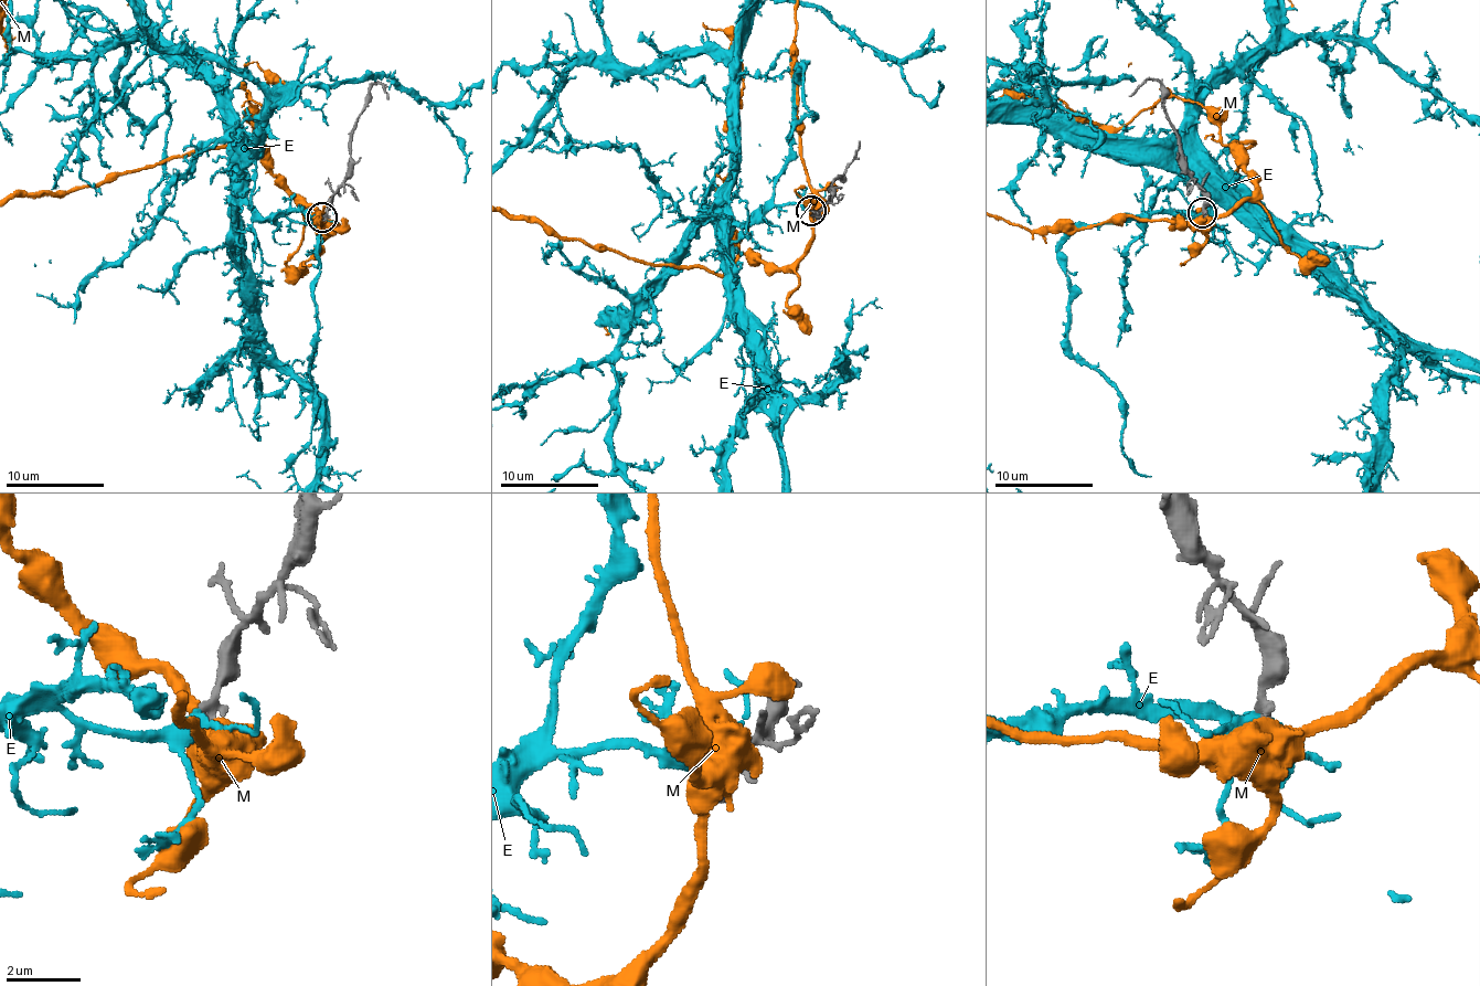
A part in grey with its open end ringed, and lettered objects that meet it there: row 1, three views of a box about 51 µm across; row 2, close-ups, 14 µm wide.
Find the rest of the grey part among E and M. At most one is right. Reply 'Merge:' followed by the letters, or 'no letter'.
Merge: E

